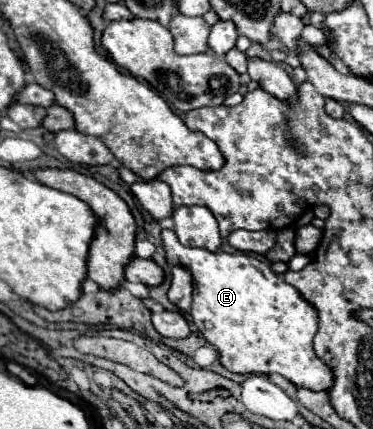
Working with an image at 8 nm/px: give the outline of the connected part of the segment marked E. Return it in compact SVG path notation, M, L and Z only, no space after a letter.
M162 230L162 242L164 242L164 250L166 250L166 258L170 264L184 264L192 270L192 276L194 276L194 312L190 308L190 316L192 316L192 322L194 326L198 328L198 332L206 338L208 344L212 344L218 354L220 354L220 364L234 372L234 374L262 374L262 376L268 376L268 374L274 374L278 372L280 376L284 376L286 380L294 382L296 386L300 388L310 388L312 392L320 392L320 390L330 390L330 384L334 384L334 372L330 372L330 364L326 364L324 360L318 360L316 352L314 352L314 336L318 332L318 310L314 308L314 304L306 304L306 300L302 300L302 294L284 282L282 274L276 274L272 272L272 268L260 260L256 260L254 256L250 254L226 254L226 252L210 252L206 248L188 248L188 246L182 246L178 236L172 232L172 230Z

